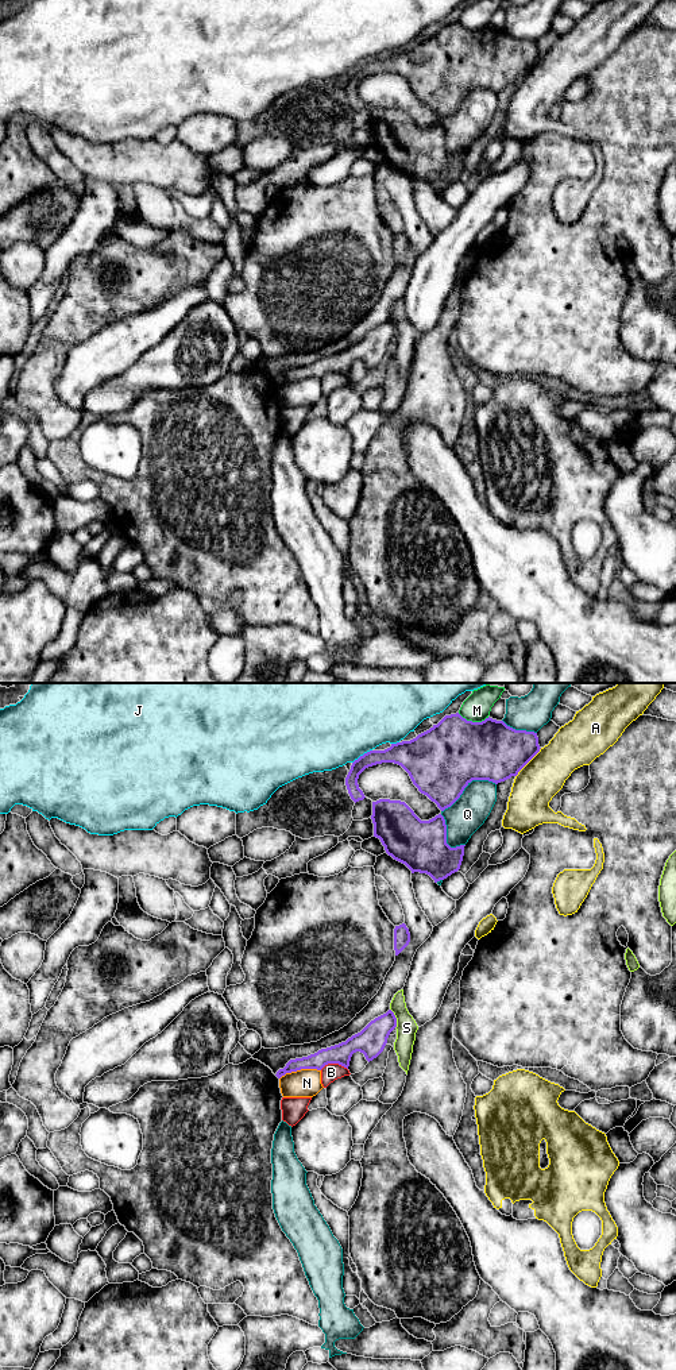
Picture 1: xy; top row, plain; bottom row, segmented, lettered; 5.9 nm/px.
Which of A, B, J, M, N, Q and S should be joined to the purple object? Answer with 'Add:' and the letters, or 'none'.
Add: none

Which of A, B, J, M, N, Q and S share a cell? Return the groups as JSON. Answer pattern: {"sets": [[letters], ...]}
{"sets": [["A"], ["B"], ["J"], ["M"], ["N"], ["Q"], ["S"]]}

